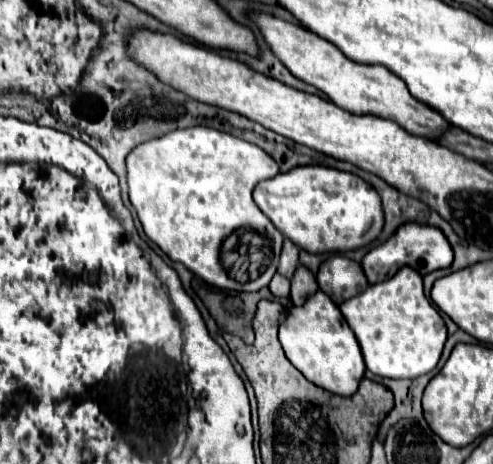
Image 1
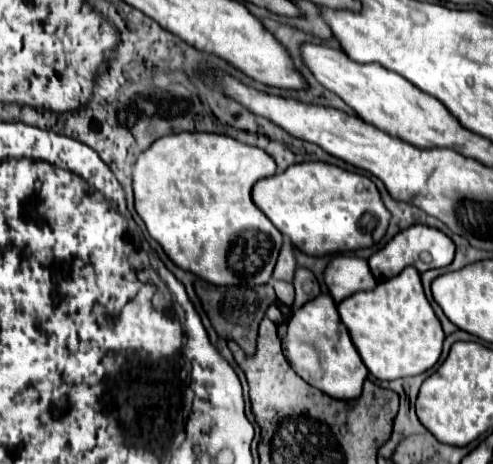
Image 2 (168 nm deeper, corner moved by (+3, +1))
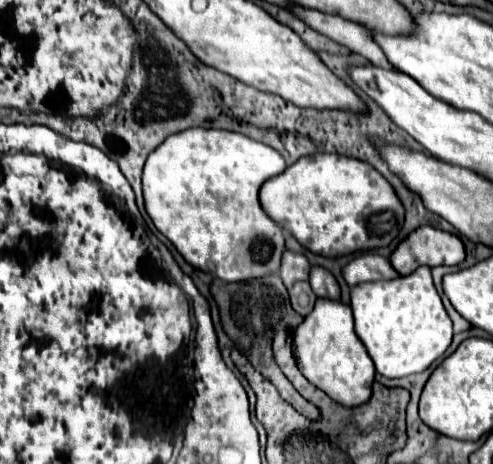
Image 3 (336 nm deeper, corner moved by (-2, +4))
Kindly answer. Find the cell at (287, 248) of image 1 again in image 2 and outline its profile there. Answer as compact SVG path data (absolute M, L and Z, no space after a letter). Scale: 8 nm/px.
M284 243L280 255L278 255L278 263L274 267L274 279L282 279L282 281L292 281L296 271L296 259L294 259L294 247L292 243Z

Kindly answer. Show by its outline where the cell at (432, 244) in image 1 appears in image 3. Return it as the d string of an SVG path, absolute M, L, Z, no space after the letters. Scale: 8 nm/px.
M421 226L413 230L391 254L393 268L407 276L419 266L457 266L465 260L465 246L459 236L433 228Z

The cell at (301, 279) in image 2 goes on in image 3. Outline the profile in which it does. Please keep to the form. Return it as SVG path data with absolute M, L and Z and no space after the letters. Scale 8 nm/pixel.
M313 266L311 268L311 278L309 278L311 286L313 286L313 292L319 296L319 298L329 298L329 300L339 300L341 296L341 288L339 288L339 282L335 280L335 276L325 270L325 268L319 268L319 266Z

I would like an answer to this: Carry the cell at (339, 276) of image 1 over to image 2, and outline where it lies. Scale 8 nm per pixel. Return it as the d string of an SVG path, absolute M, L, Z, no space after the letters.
M334 257L324 271L324 283L336 303L358 291L376 287L366 259L360 257Z

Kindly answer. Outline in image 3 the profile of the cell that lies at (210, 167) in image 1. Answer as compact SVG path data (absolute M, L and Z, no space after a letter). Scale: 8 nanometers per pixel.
M183 130L159 144L145 162L145 210L191 266L225 282L263 278L279 270L285 240L283 230L263 212L259 188L285 168L277 150L239 132Z

